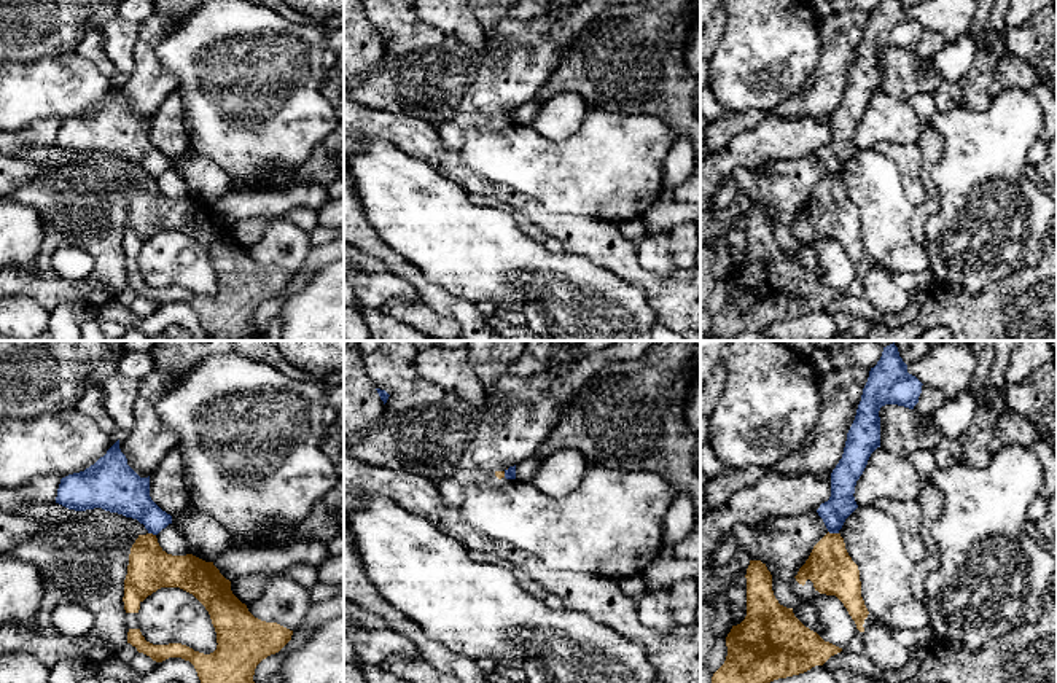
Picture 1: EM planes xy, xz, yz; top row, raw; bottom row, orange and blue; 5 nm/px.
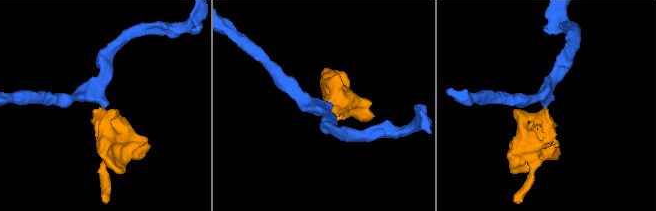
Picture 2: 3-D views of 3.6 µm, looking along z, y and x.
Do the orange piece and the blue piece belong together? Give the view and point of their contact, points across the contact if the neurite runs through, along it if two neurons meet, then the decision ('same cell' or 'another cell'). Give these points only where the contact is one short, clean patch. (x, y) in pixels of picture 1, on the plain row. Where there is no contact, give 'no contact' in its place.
meets orange in yz at (833, 177); border along yz (828, 174), (838, 177); another cell

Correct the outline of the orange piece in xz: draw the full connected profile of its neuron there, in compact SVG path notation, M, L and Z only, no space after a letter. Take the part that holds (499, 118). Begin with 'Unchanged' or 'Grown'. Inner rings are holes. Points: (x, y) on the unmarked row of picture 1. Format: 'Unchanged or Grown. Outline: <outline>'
Grown. Outline: M460 113L436 131L447 150L458 151L470 131L497 132L506 124L505 115L470 115Z

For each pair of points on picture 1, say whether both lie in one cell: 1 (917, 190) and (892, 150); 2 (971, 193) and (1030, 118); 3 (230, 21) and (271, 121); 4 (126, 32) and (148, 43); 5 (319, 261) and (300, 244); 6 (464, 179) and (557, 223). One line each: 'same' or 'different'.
1: same
2: same
3: same
4: different
5: different
6: same

